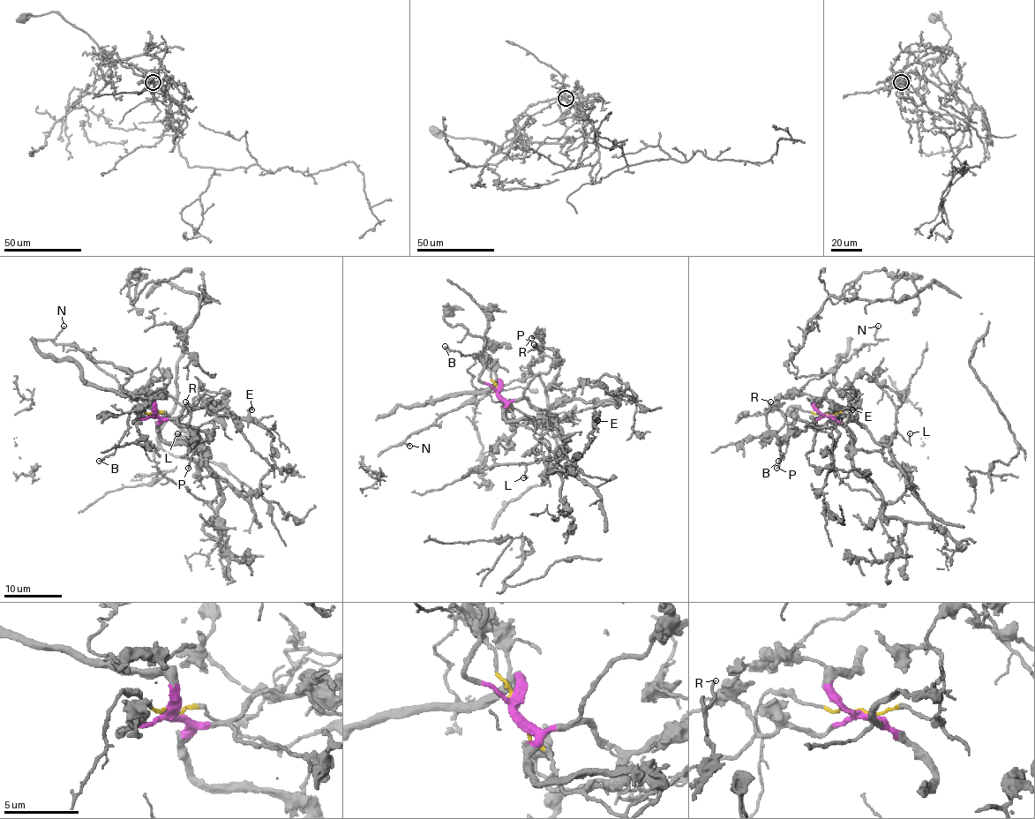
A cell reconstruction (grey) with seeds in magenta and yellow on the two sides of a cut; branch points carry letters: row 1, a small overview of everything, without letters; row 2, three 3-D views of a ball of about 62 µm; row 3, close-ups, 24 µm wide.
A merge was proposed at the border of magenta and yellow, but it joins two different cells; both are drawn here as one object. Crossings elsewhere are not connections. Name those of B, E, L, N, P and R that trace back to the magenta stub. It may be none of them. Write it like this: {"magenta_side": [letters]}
{"magenta_side": ["E", "N", "P", "R"]}

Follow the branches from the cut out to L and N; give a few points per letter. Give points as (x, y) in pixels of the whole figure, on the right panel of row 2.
L: (827, 414), (843, 412), (855, 417), (878, 443), (888, 444), (896, 431), (907, 441), (910, 432)
N: (827, 414), (821, 414), (813, 407), (809, 395), (791, 392), (845, 362), (864, 345), (873, 345), (878, 326)

